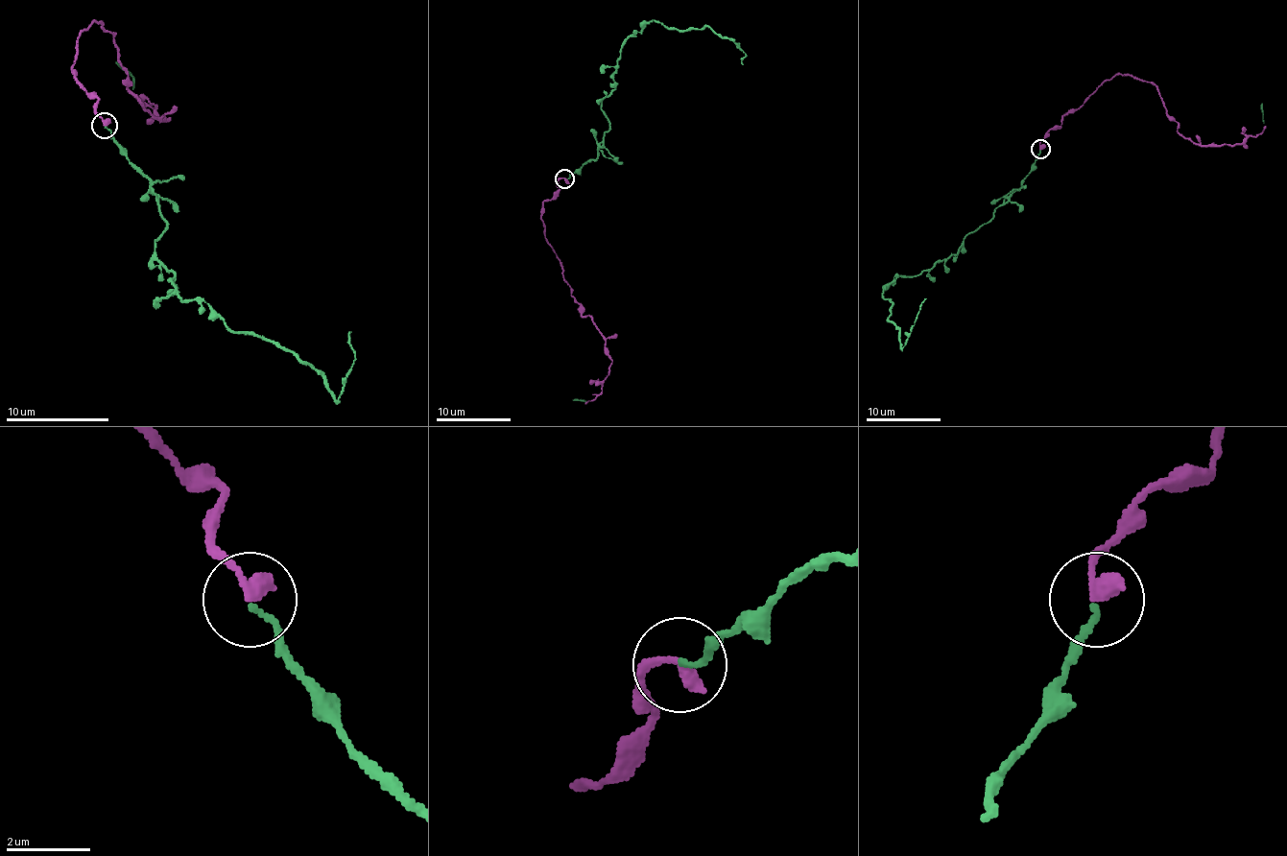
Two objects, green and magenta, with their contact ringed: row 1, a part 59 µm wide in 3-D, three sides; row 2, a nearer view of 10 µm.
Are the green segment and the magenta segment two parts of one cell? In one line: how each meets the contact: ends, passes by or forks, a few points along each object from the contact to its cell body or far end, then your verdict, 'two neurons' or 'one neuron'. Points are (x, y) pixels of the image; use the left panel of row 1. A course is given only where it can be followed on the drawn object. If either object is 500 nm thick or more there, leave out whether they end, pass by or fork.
green ends there; magenta ends there; green runs (105, 126), (149, 179), (167, 221), (154, 249), (182, 300), (277, 342), (336, 400), (354, 362), (351, 331); magenta runs (105, 126), (72, 69), (92, 23), (112, 34), (126, 87), (169, 118), (133, 92); one neuron

